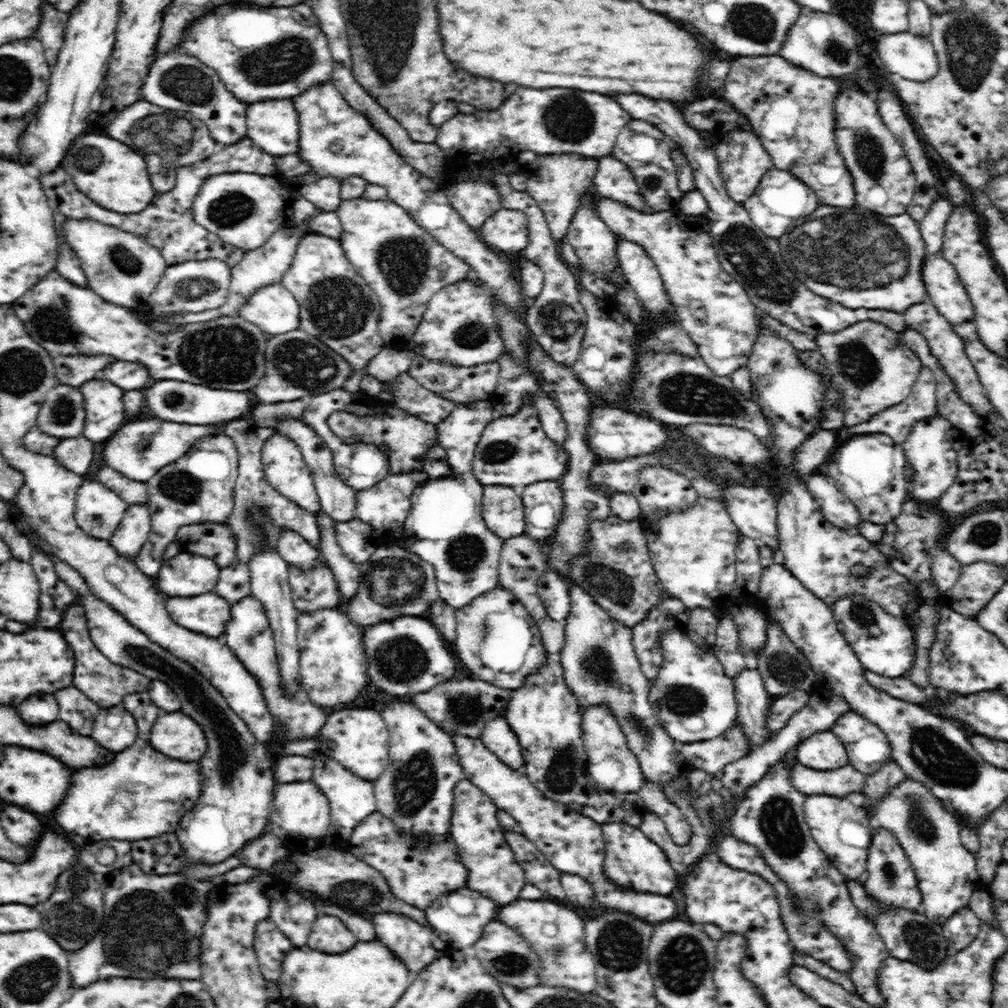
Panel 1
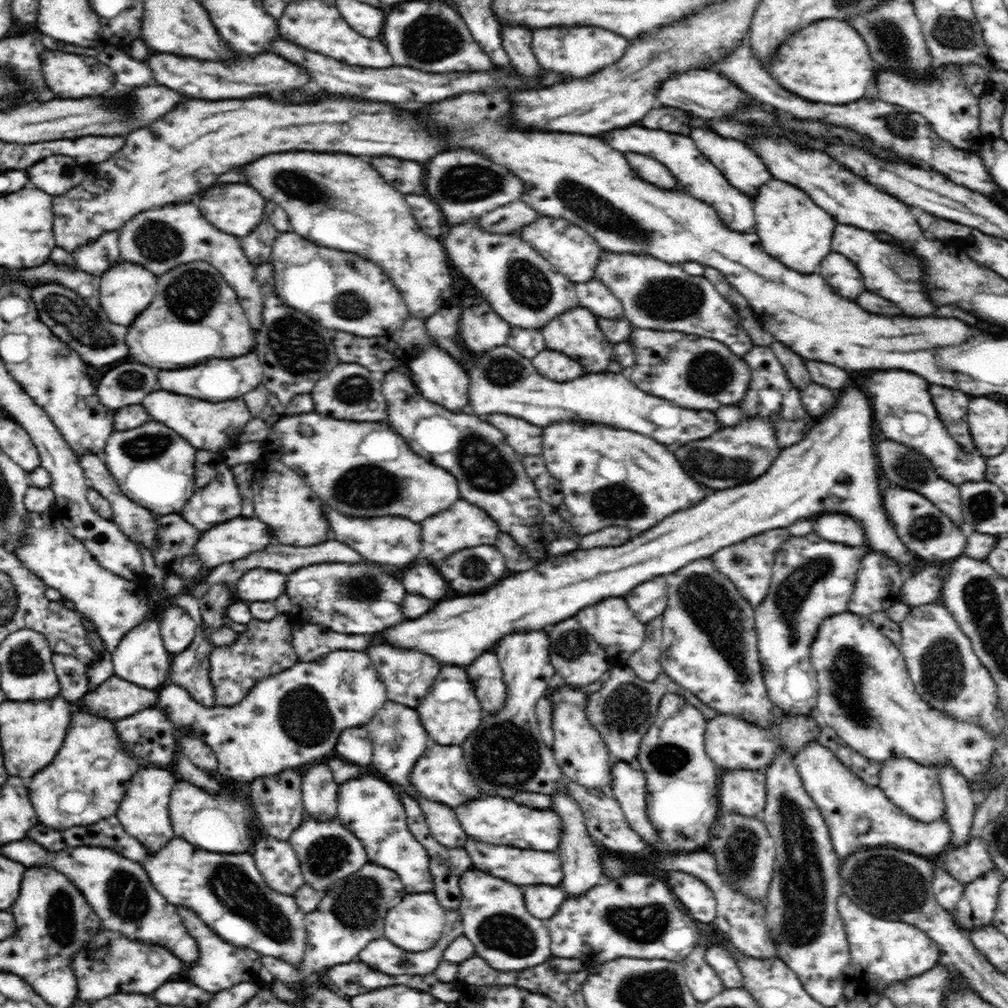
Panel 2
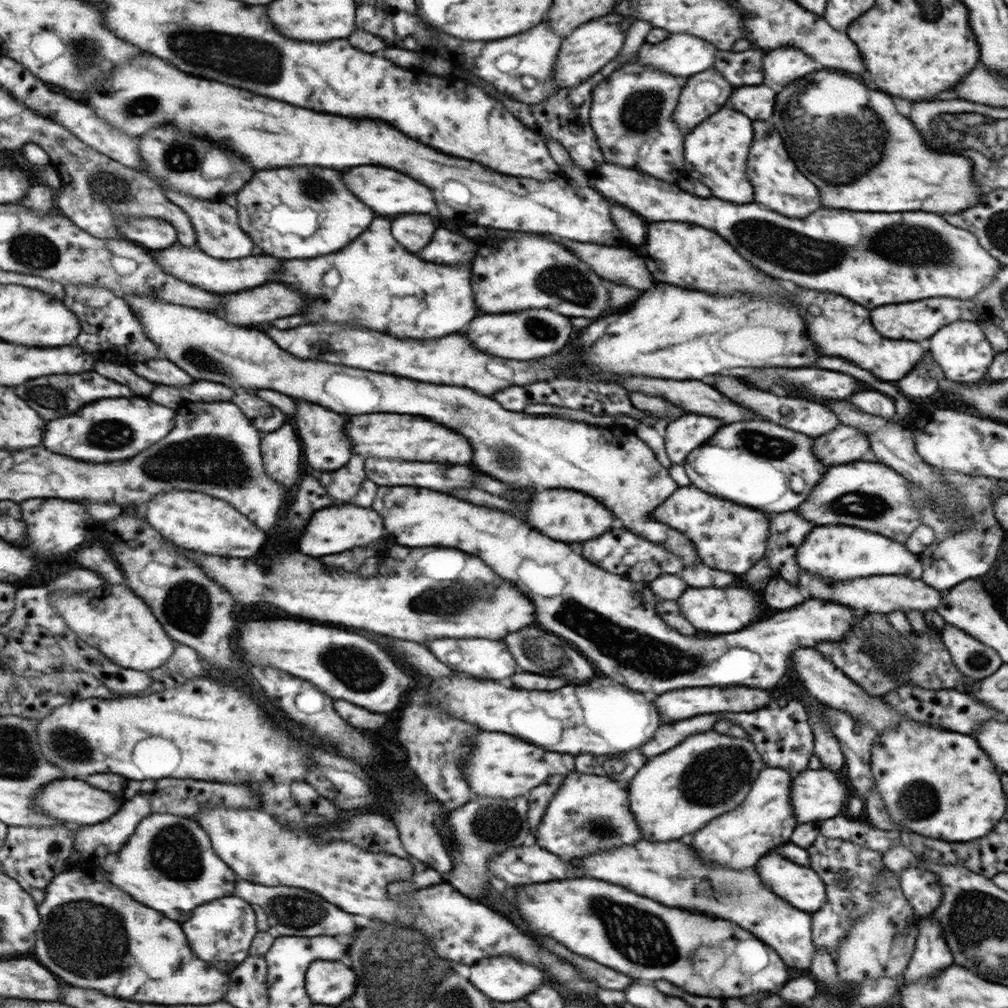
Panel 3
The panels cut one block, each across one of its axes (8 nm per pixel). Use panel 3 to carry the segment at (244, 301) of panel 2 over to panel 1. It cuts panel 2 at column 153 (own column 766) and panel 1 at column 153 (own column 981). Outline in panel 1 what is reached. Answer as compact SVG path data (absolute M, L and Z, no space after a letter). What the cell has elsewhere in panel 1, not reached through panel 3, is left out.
M65 218L62 236L76 252L88 286L105 302L135 310L140 299L147 299L159 284L169 265L162 253L136 233L124 232L113 226L104 226L94 220Z

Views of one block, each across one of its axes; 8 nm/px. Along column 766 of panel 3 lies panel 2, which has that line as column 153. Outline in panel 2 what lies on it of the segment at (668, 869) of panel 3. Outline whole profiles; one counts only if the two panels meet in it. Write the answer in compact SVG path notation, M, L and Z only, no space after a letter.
M30 838L4 845L2 855L20 864L36 864L38 860L40 866L44 866L42 860L48 860L46 868L56 868L56 871L64 872L72 880L72 884L76 882L75 886L106 930L124 935L130 941L138 941L144 946L166 947L185 963L196 963L198 960L196 939L184 927L177 908L152 887L141 863L129 860L112 849L92 848L88 845L66 848L62 852L46 851Z

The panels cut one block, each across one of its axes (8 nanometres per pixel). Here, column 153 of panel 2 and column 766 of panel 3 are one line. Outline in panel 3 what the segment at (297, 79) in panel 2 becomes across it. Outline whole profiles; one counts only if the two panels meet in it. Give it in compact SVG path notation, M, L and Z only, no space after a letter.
M777 48L775 52L767 52L763 56L763 70L765 76L777 84L787 84L795 78L802 78L813 70L821 70L817 61L809 58L797 48Z

